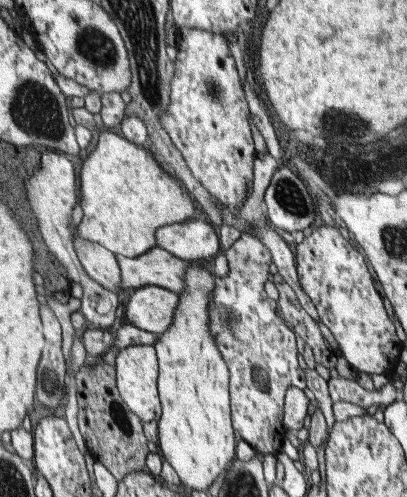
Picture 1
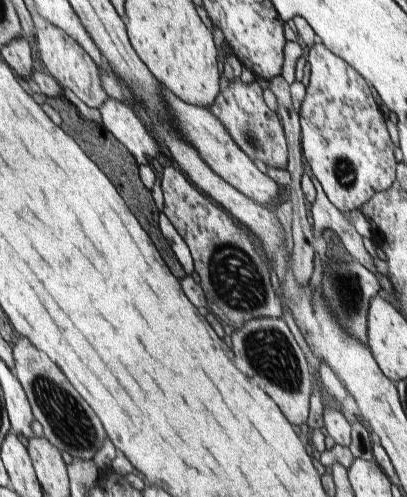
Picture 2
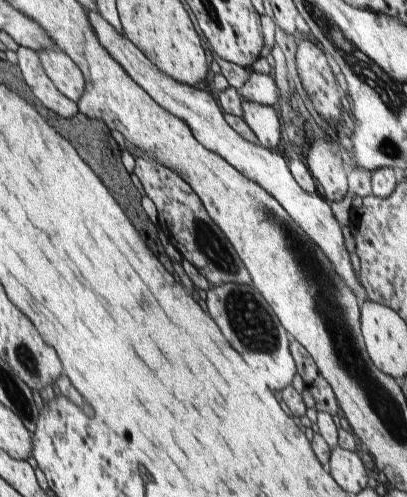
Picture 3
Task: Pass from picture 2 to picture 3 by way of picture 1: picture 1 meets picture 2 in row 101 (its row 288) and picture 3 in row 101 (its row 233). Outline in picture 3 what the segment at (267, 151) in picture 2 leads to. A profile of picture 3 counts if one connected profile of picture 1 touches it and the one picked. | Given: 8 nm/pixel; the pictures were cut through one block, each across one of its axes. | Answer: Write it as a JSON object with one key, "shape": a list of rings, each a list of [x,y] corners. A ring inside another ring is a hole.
{"shape":[[[241,98],[241,110],[243,110],[243,120],[255,132],[259,146],[267,150],[275,150],[275,146],[279,146],[277,144],[279,142],[279,120],[273,112],[273,106],[259,106],[255,102]]]}

